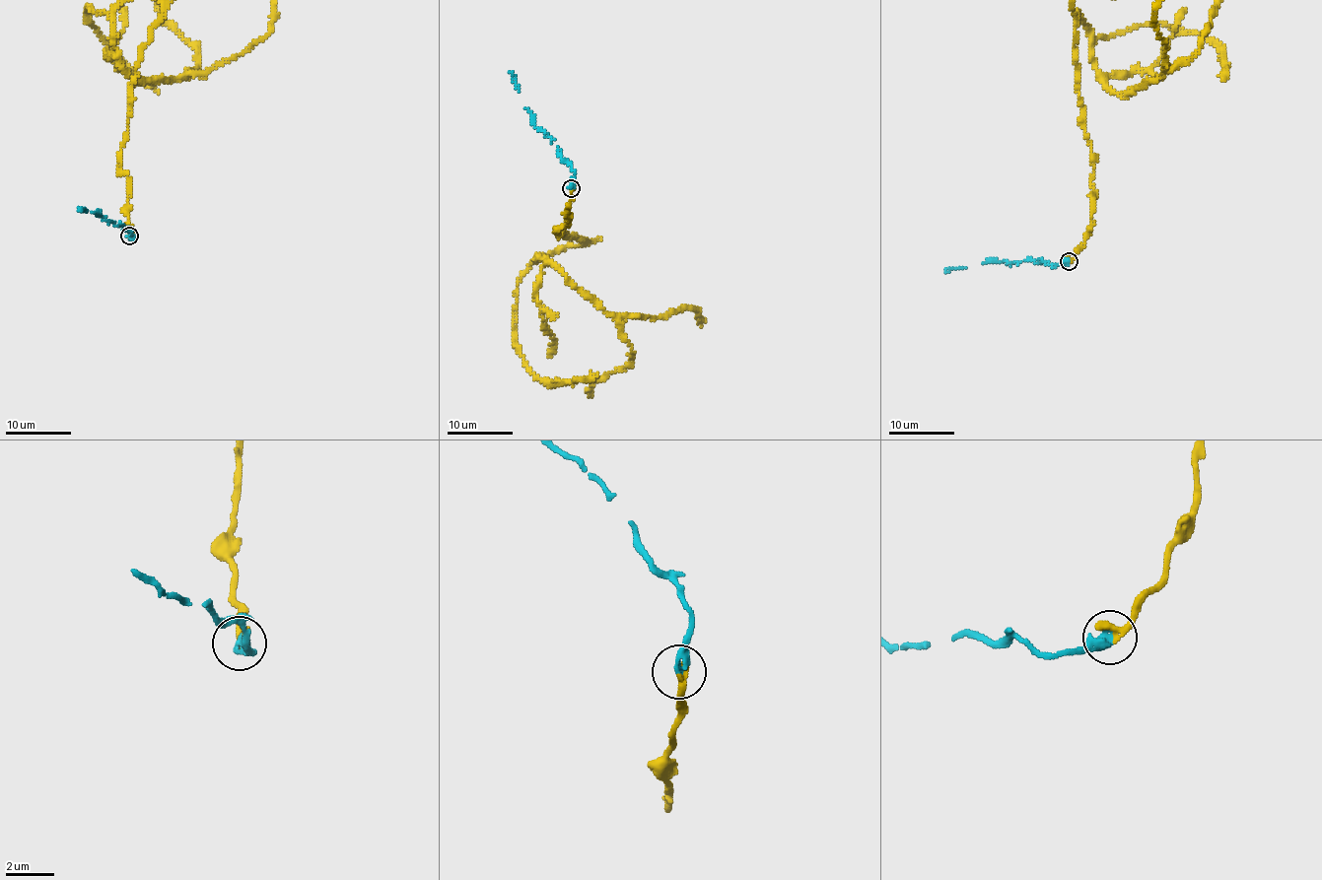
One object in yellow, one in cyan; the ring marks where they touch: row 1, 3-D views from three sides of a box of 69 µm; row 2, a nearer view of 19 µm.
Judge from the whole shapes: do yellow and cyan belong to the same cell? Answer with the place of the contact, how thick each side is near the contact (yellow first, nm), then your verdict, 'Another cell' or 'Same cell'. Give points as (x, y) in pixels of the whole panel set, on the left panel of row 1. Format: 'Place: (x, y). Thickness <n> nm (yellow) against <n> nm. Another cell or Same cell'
Place: (129, 236). Thickness 360 nm (yellow) against 240 nm. Same cell

